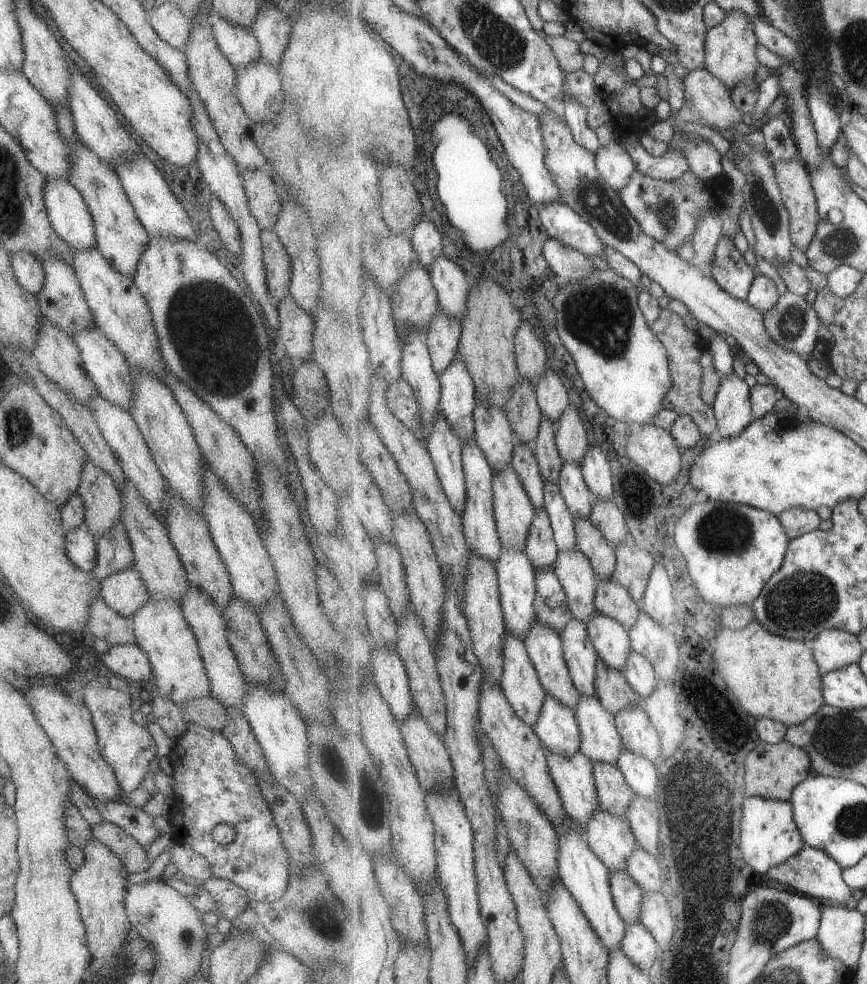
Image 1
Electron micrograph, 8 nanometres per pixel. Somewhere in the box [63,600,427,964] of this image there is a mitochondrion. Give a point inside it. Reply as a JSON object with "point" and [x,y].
{"point":[369,798]}

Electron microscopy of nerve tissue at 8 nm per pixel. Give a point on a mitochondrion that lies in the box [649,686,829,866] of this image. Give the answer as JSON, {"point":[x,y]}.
{"point":[709,842]}

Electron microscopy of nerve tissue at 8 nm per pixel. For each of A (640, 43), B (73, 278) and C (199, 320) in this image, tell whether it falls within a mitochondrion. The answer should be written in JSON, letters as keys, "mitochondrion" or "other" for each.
{"A":"other","B":"other","C":"mitochondrion"}

